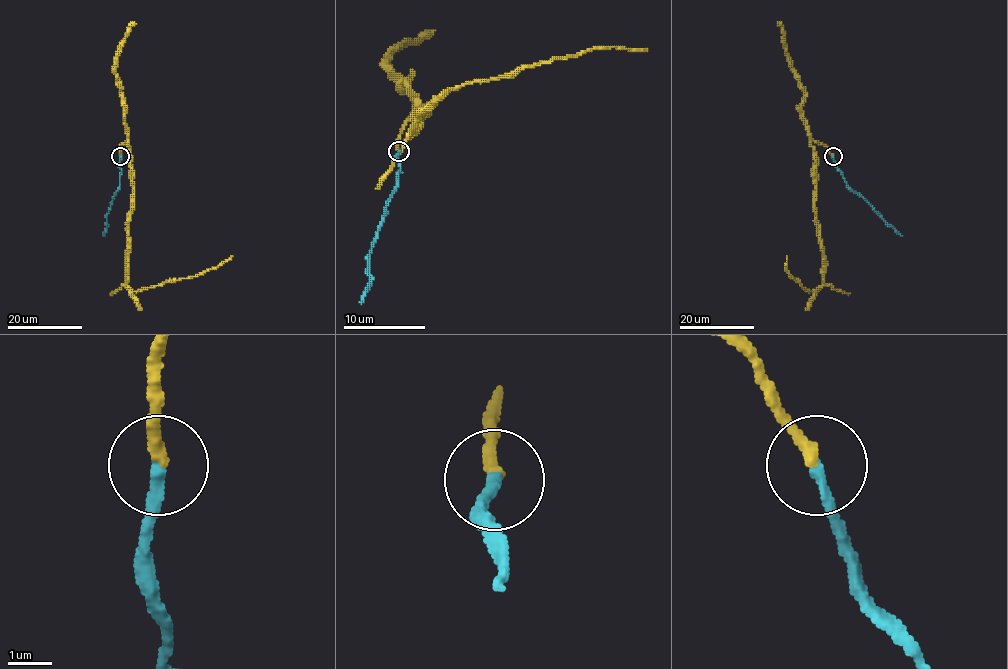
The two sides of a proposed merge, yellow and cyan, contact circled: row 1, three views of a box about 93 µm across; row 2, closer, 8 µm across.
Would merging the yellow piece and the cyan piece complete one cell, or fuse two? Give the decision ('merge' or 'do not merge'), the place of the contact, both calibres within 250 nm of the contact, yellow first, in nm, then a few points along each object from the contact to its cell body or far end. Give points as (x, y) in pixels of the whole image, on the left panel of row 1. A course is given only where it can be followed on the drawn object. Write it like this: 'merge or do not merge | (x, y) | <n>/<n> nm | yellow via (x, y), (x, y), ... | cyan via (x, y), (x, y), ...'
merge | (120, 156) | 280/280 nm | yellow via (120, 156), (120, 147), (126, 140), (133, 203), (126, 284), (134, 291), (196, 277), (232, 255) | cyan via (120, 156), (120, 187), (114, 192), (106, 216), (107, 229), (103, 235)

